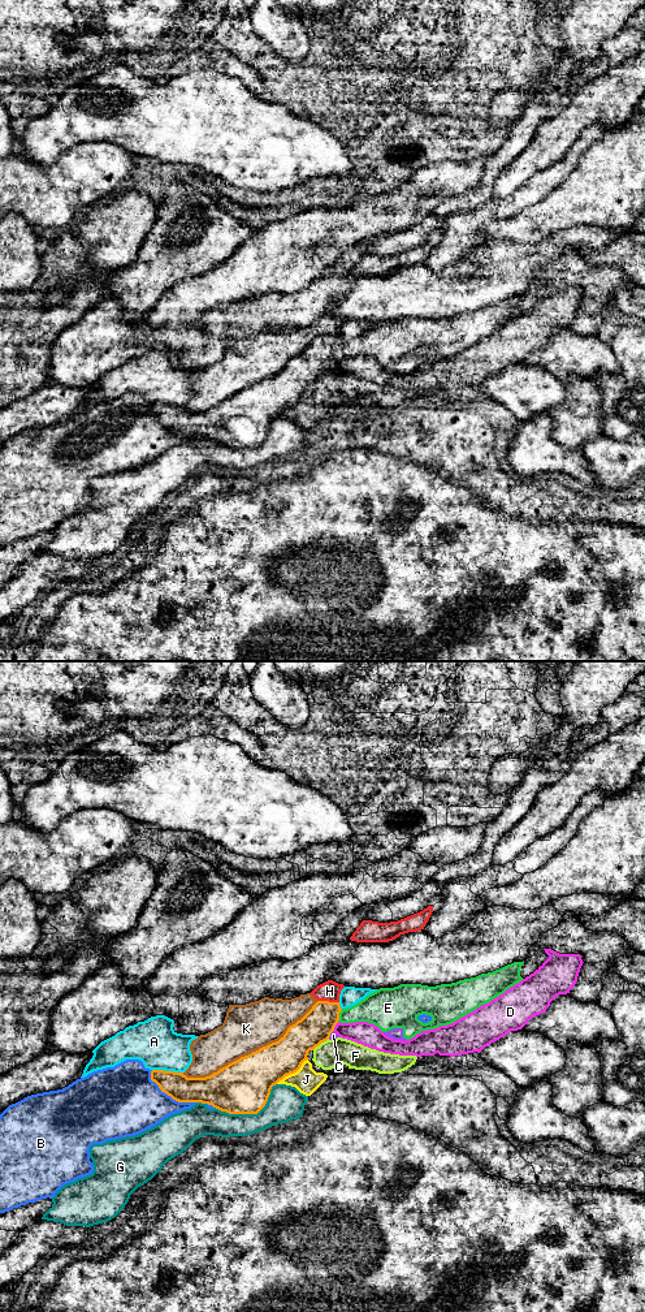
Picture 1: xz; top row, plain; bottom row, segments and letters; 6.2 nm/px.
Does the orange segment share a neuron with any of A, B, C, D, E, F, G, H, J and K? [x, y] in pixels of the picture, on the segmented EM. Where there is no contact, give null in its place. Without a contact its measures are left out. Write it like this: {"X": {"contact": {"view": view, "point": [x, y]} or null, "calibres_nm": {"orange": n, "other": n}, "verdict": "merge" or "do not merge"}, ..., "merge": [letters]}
{"A": {"contact": {"view": "xz", "point": [168, 1071]}, "calibres_nm": {"orange": 160, "other": 280}, "verdict": "do not merge"}, "B": {"contact": {"view": "xz", "point": [171, 1096]}, "calibres_nm": {"orange": 170, "other": 380}, "verdict": "do not merge"}, "C": {"contact": {"view": "xz", "point": [330, 1032]}, "calibres_nm": {"orange": 200, "other": 50}, "verdict": "merge"}, "D": {"contact": {"view": "xz", "point": [334, 1026]}, "calibres_nm": {"orange": 200, "other": 140}, "verdict": "do not merge"}, "E": {"contact": {"view": "xz", "point": [338, 1015]}, "calibres_nm": {"orange": 200, "other": 200}, "verdict": "merge"}, "F": {"contact": {"view": "xz", "point": [320, 1043]}, "calibres_nm": {"orange": 220, "other": 170}, "verdict": "do not merge"}, "G": {"contact": {"view": "xz", "point": [250, 1113]}, "calibres_nm": {"orange": 340, "other": 220}, "verdict": "do not merge"}, "H": {"contact": {"view": "xz", "point": [328, 1001]}, "calibres_nm": {"orange": 200, "other": 130}, "verdict": "do not merge"}, "J": {"contact": {"view": "xz", "point": [291, 1073]}, "calibres_nm": {"orange": 280, "other": 160}, "verdict": "do not merge"}, "K": {"contact": {"view": "xz", "point": [251, 1053]}, "calibres_nm": {"orange": 340, "other": 300}, "verdict": "do not merge"}, "merge": ["C", "E"]}

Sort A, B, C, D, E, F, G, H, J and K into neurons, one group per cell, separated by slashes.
A / B / C E / D / F J / G / H K

